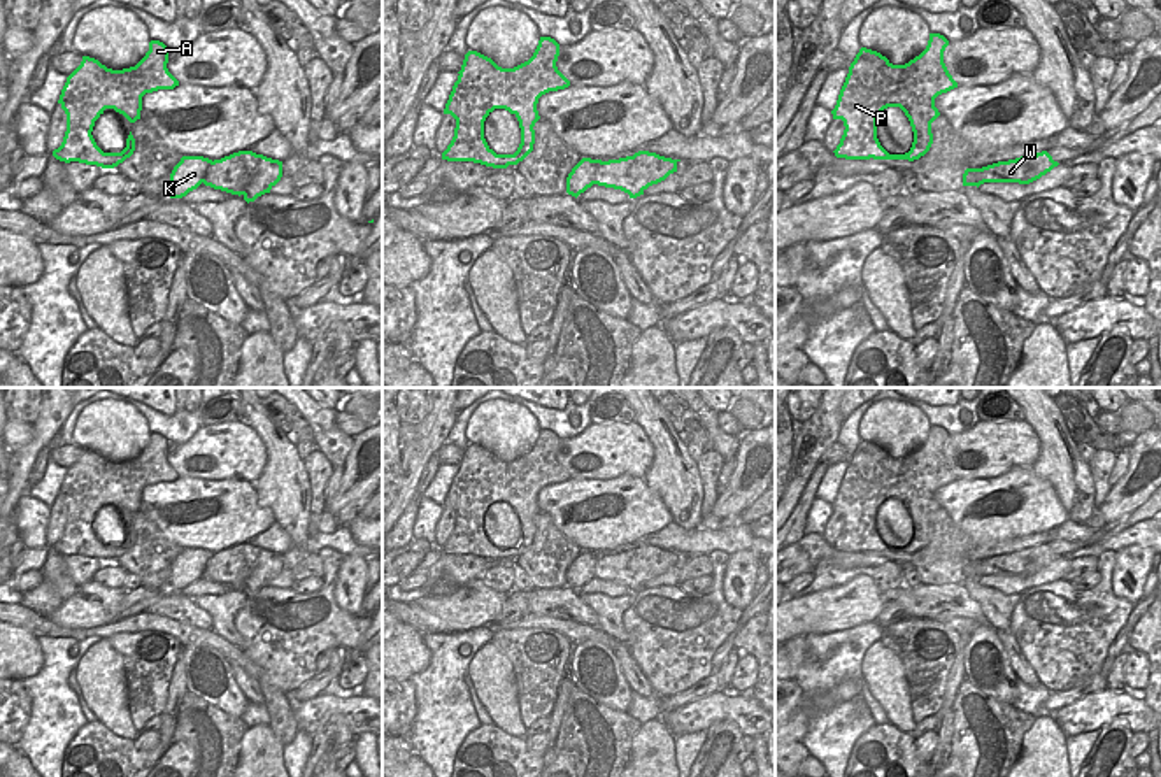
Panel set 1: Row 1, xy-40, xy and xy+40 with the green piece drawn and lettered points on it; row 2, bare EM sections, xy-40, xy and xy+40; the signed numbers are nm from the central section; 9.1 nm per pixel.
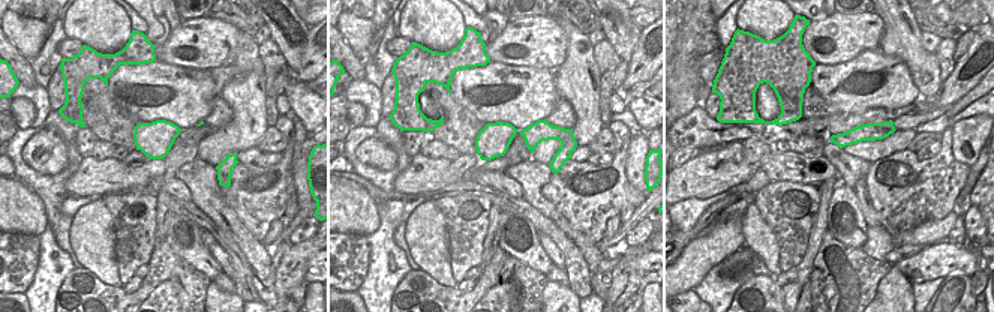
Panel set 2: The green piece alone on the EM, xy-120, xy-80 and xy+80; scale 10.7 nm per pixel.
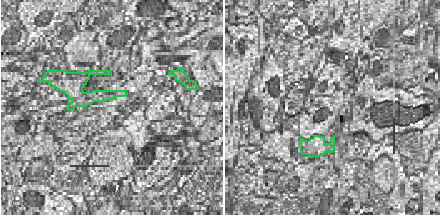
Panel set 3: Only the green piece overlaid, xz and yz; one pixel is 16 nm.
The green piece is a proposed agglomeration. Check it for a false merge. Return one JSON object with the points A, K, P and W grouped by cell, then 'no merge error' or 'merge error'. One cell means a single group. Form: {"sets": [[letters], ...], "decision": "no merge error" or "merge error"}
{"sets": [["A", "P", "W"], ["K"]], "decision": "merge error"}

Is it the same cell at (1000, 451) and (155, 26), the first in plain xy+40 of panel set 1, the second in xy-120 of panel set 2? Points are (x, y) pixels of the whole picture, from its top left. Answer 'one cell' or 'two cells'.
two cells

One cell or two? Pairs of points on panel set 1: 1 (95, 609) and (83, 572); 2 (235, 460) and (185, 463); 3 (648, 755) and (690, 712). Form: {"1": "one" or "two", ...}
{"1": "two", "2": "one", "3": "two"}

